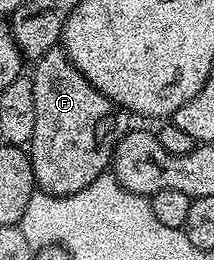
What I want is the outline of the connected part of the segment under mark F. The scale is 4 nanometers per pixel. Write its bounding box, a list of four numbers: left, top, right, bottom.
[30,47,122,197]

